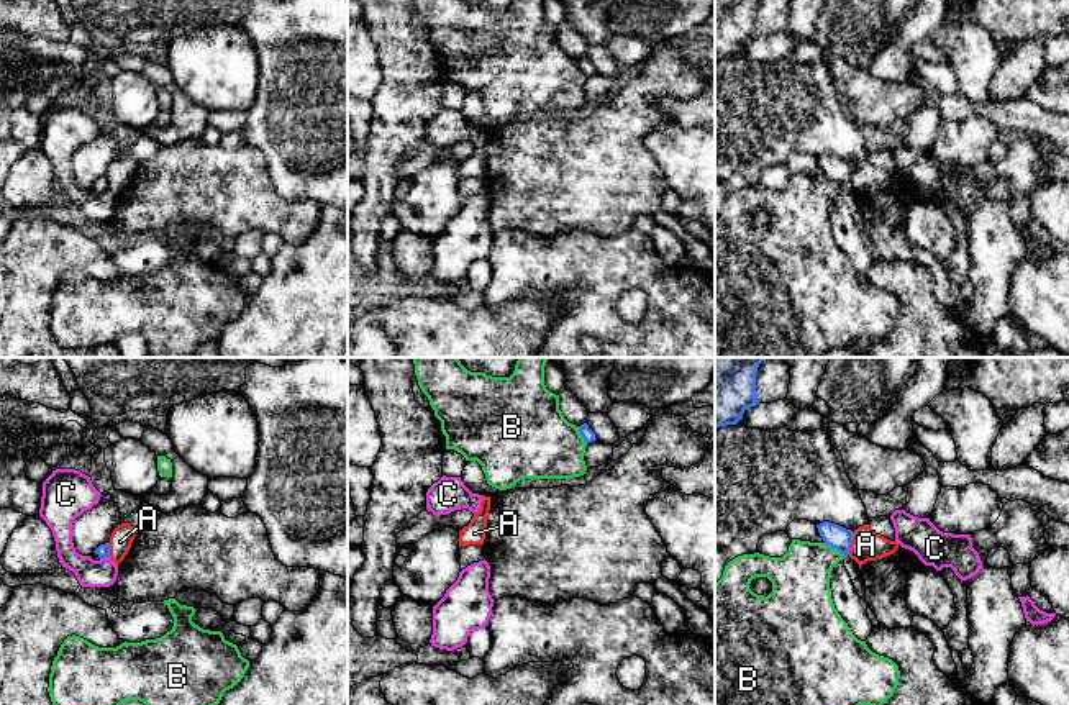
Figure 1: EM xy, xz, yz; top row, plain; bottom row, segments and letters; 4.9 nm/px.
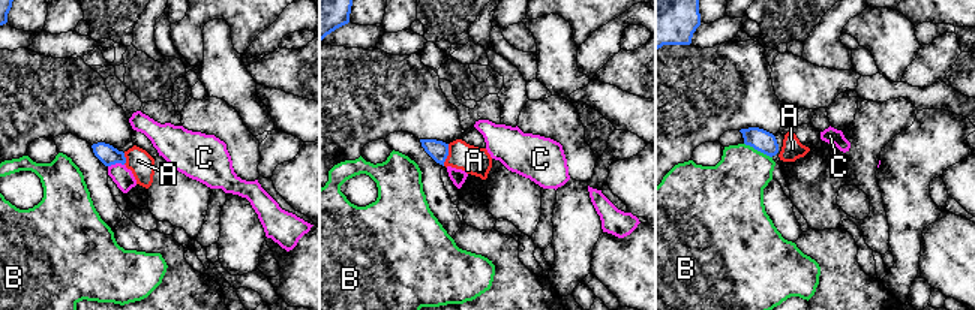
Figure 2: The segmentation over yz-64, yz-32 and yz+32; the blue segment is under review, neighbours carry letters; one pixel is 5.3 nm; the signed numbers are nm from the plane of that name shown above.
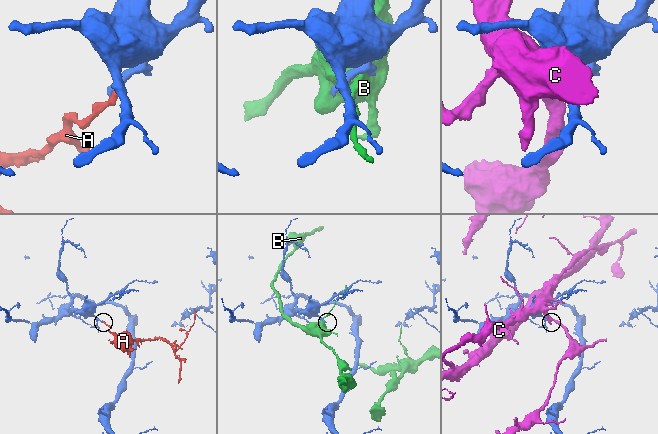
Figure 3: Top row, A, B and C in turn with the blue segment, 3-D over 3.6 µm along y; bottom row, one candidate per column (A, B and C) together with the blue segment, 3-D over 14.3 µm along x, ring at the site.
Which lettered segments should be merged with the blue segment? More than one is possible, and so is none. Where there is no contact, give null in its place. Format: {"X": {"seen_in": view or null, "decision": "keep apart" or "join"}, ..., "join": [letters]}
{"A": {"seen_in": "yz", "decision": "keep apart"}, "B": {"seen_in": "yz", "decision": "keep apart"}, "C": {"seen_in": "xy", "decision": "keep apart"}, "join": []}

